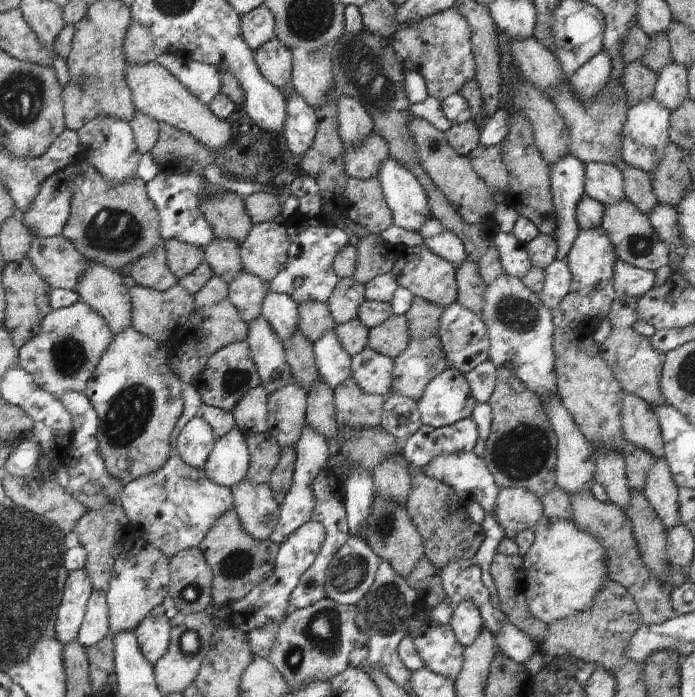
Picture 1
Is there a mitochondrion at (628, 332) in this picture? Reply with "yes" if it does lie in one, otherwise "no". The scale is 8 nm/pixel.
no

